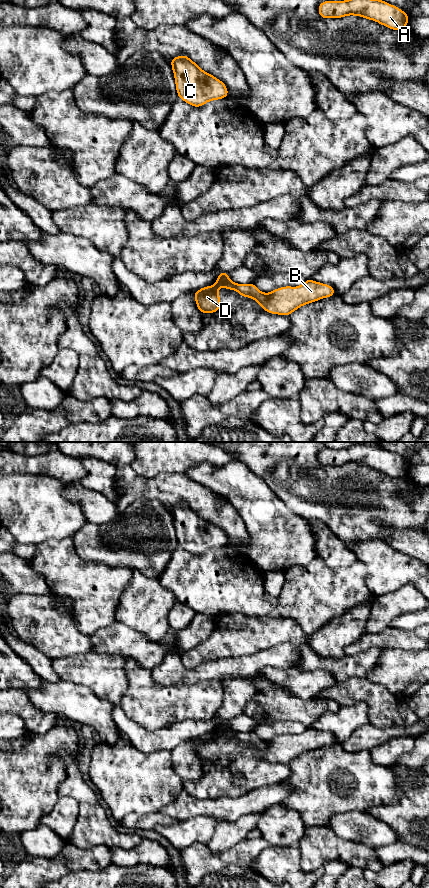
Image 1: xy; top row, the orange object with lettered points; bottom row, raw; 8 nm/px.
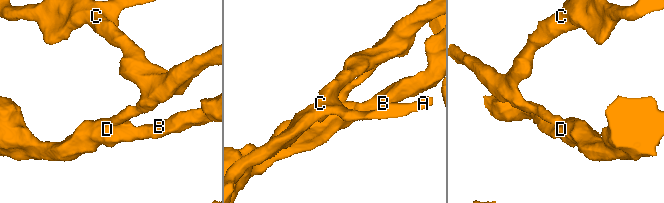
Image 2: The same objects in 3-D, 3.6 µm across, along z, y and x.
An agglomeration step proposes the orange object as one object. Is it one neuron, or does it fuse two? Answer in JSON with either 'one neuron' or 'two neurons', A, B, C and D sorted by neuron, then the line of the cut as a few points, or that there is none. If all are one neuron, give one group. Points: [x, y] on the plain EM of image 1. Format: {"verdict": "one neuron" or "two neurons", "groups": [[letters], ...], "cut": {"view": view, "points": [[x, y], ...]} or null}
{"verdict": "two neurons", "groups": [["A", "C"], ["B", "D"]], "cut": {"view": "xy", "points": [[230, 728], [216, 730]]}}

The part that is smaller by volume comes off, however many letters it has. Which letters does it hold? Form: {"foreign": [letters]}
{"foreign": ["B", "D"]}

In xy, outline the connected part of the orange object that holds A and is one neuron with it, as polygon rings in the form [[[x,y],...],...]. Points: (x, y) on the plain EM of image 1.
[[[357,444],[344,449],[326,448],[318,454],[321,466],[342,466],[349,463],[373,468],[392,478],[407,475],[409,464],[398,455],[380,447]]]

